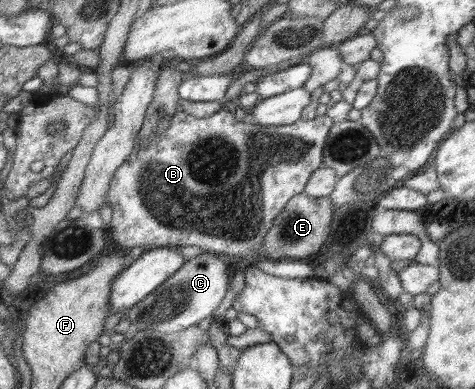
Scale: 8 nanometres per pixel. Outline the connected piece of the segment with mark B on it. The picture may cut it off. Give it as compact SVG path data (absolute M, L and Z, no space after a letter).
M224 108L217 111L217 113L200 119L195 119L195 117L185 112L175 112L175 114L171 116L169 126L165 128L165 131L155 134L155 138L149 140L147 146L141 146L141 144L135 141L135 146L133 146L131 154L117 167L115 172L113 172L113 176L111 176L111 180L109 180L105 201L107 201L107 205L112 209L112 216L105 228L111 242L117 245L117 249L119 250L139 246L143 248L197 246L201 248L203 252L211 252L216 255L225 254L231 257L244 257L246 255L252 257L251 252L255 252L253 257L261 259L261 261L265 263L263 260L265 255L260 251L260 244L265 232L269 230L269 226L271 226L275 214L281 211L281 208L285 206L287 200L291 199L293 195L297 195L304 190L311 173L322 165L322 147L325 137L327 133L329 133L329 129L333 123L333 119L329 118L324 112L317 113L311 120L297 118L297 121L289 125L265 126L236 121L233 113L229 113L229 111Z

